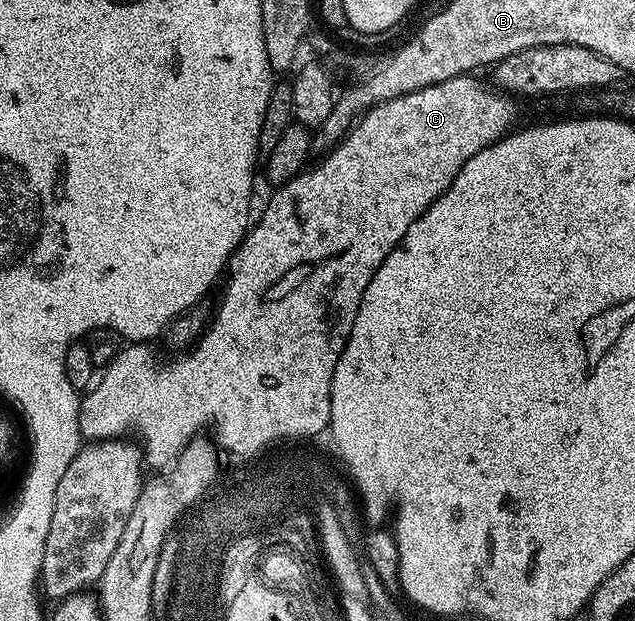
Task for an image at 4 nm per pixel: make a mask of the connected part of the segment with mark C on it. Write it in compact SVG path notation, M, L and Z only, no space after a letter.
M463 74L427 88L417 88L414 92L404 94L395 100L375 104L361 117L362 124L361 120L355 123L350 131L327 151L330 153L315 168L307 167L299 176L294 176L288 184L277 185L273 189L274 197L267 202L262 217L259 220L257 217L253 221L252 227L228 261L226 289L223 290L222 301L214 312L214 321L211 324L209 321L205 325L202 335L198 337L193 347L179 351L182 353L172 357L171 360L162 361L146 342L130 342L119 347L118 353L101 369L93 387L81 397L78 406L79 433L90 442L131 436L140 445L145 462L154 460L155 465L162 465L162 460L170 460L170 456L174 456L178 448L195 439L201 433L198 431L208 427L209 424L212 426L213 436L222 436L222 444L230 444L227 453L239 458L254 458L265 444L270 444L273 440L286 440L289 436L318 436L321 432L325 433L330 426L332 374L352 334L360 298L364 298L364 290L368 290L368 282L372 282L380 262L384 262L384 258L392 254L392 250L404 238L408 226L419 220L428 210L428 206L434 204L435 198L448 190L448 186L454 181L464 162L468 162L472 154L484 150L489 144L495 144L515 127L514 104L510 101L513 99L493 83L485 84L484 81L477 80L478 78L474 74Z

